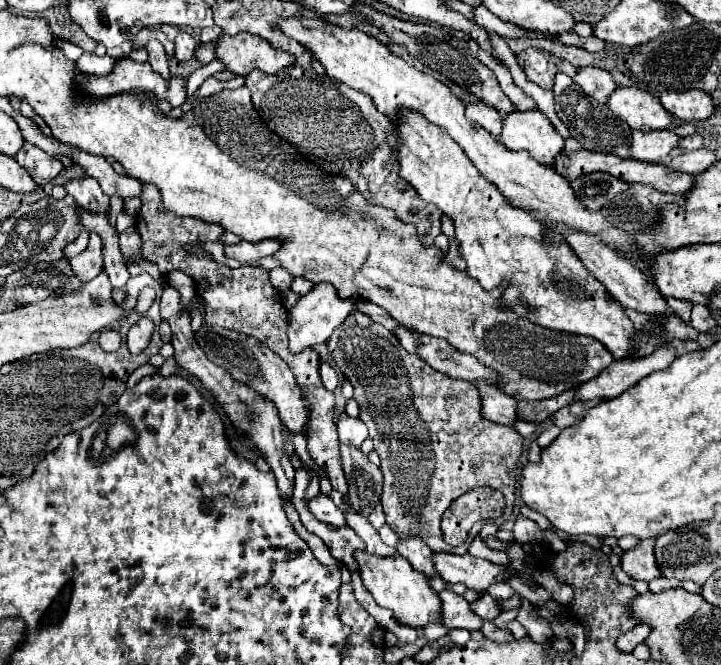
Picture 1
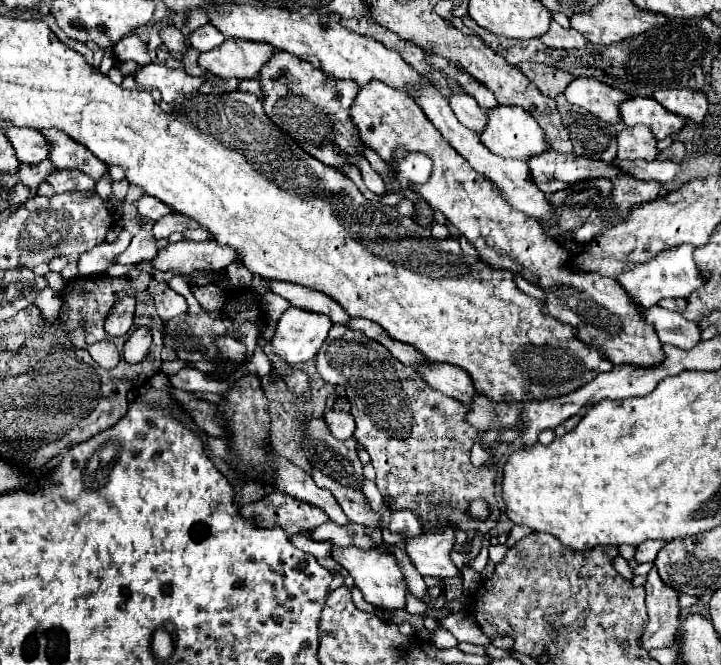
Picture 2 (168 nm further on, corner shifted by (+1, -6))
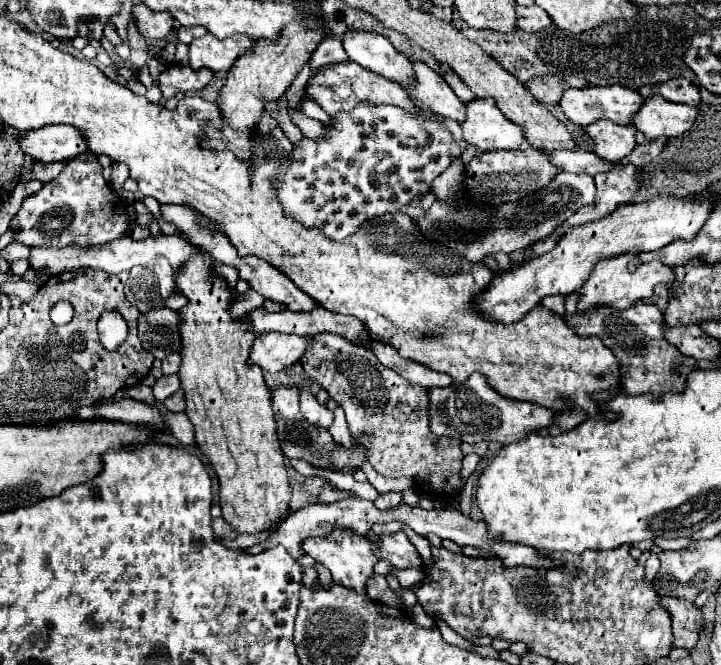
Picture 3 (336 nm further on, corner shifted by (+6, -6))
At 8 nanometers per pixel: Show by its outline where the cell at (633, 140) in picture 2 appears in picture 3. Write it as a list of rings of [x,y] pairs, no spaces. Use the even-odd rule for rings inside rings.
[[[601,119],[599,123],[585,127],[585,133],[595,141],[595,153],[611,163],[621,163],[637,147],[637,129],[633,125],[617,125]]]

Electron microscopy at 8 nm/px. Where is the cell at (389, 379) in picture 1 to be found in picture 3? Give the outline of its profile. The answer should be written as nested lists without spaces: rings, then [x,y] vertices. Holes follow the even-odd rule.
[[[337,333],[315,335],[301,365],[343,407],[353,439],[365,447],[367,461],[379,475],[409,477],[423,495],[433,499],[451,499],[463,489],[461,441],[431,433],[427,389],[401,379],[397,371],[381,365],[373,351],[353,345]]]

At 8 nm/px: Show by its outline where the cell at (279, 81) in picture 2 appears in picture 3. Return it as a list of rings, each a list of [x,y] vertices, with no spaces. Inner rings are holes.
[[[325,37],[311,57],[311,73],[317,73],[323,67],[345,63],[345,61],[349,61],[349,57],[345,55],[341,41],[335,37]]]

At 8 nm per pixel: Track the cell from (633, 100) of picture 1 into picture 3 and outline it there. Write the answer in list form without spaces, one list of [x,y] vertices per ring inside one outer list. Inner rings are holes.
[[[649,97],[643,101],[637,115],[633,115],[631,125],[635,125],[647,139],[677,137],[693,125],[695,117],[697,107],[675,105],[661,97]]]

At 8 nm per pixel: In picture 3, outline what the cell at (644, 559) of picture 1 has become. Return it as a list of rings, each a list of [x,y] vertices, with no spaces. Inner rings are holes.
[[[659,597],[659,603],[673,621],[673,645],[683,649],[693,649],[697,643],[697,631],[703,623],[701,609],[693,607],[685,599],[673,599],[673,597]]]

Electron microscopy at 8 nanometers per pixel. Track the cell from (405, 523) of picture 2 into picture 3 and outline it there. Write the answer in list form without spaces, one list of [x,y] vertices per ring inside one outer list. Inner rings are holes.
[[[385,493],[385,495],[379,495],[379,499],[375,501],[375,507],[381,511],[389,511],[393,507],[399,507],[399,503],[401,503],[401,493]]]

